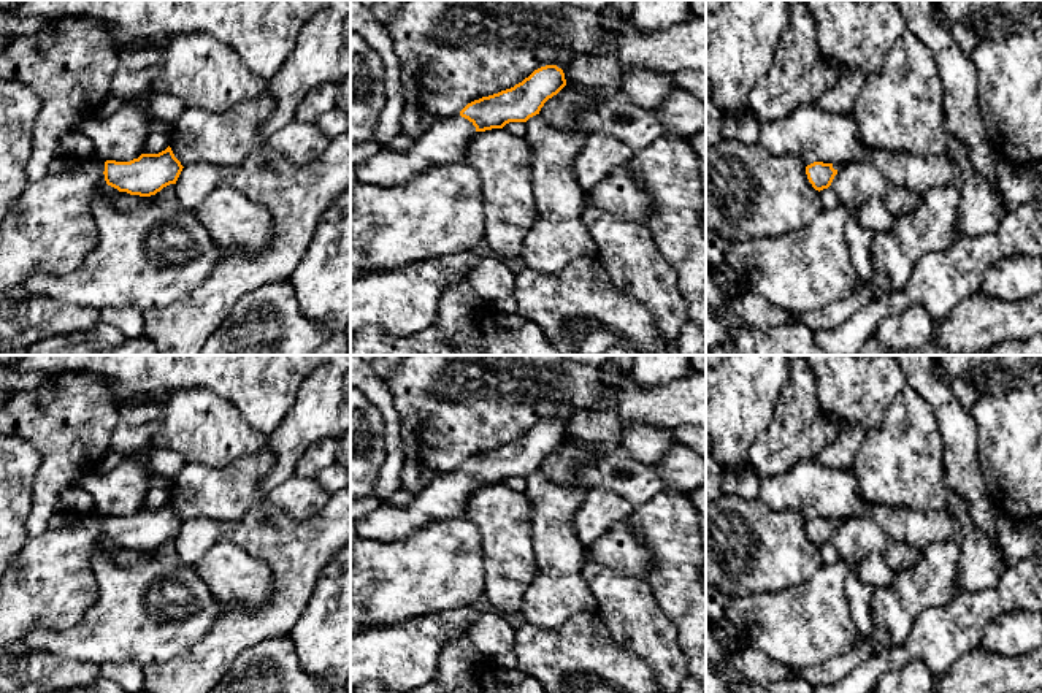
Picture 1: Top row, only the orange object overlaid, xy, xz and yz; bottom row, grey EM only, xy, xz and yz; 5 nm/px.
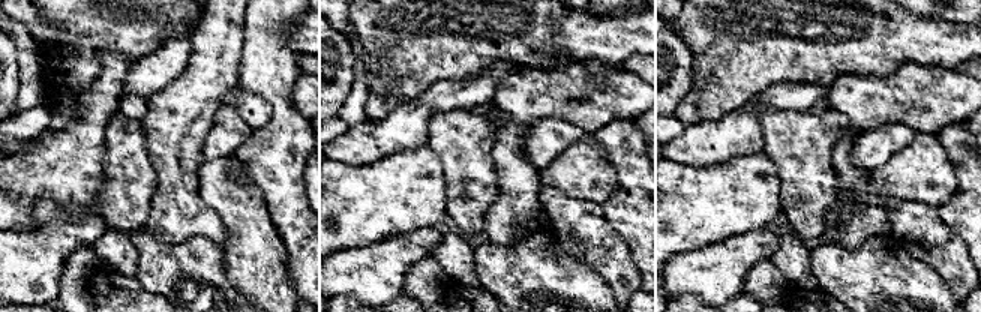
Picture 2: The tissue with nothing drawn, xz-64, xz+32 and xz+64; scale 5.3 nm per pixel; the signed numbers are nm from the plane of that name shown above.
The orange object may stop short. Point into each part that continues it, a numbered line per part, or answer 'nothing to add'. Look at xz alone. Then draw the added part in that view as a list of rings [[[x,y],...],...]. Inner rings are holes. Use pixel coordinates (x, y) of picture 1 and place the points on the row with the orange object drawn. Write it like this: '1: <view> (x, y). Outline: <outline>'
1: xz (446, 141). Outline: [[[460,114],[449,116],[416,138],[408,149],[396,152],[382,146],[376,155],[357,165],[357,179],[384,187],[400,186],[433,167],[462,160],[474,133],[473,122]]]

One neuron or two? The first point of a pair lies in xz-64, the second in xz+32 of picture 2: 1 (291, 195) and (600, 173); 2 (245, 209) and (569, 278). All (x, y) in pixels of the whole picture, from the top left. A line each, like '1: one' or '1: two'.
1: two
2: two

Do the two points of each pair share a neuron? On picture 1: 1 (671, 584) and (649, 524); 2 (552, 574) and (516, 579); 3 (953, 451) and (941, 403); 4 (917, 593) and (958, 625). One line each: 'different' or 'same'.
1: same
2: different
3: same
4: different

